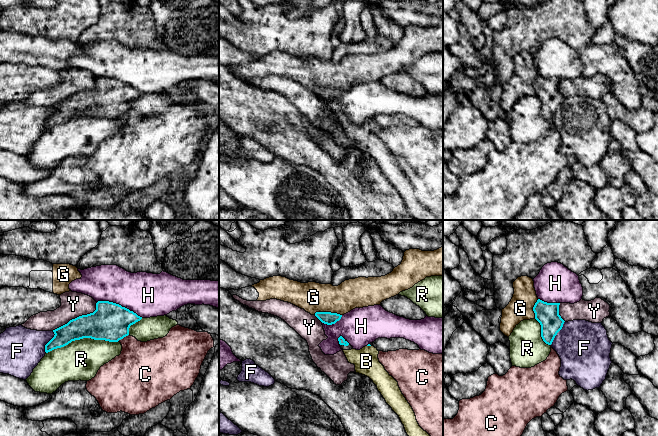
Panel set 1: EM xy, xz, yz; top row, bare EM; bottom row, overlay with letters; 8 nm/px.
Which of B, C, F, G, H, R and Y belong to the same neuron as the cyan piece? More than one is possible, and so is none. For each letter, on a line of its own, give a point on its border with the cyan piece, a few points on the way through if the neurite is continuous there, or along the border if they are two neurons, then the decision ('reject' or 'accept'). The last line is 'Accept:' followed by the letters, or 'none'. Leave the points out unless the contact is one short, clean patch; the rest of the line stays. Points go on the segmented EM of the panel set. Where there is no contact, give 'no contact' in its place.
B: meets cyan in xz at (369, 345); runs through xz (368, 344), (369, 345), (369, 354), (366, 361); accept
C: meets cyan in xy at (123, 337); border along xy (128, 334), (118, 340); reject
F: meets cyan in yz at (557, 332); reject
G: meets cyan in xz at (328, 312); reject
H: meets cyan in xy at (120, 305); border along xy (97, 301), (118, 303), (142, 317); reject
R: meets cyan in xy at (82, 338); reject
Y: meets cyan in xy at (77, 317); reject
Accept: B

